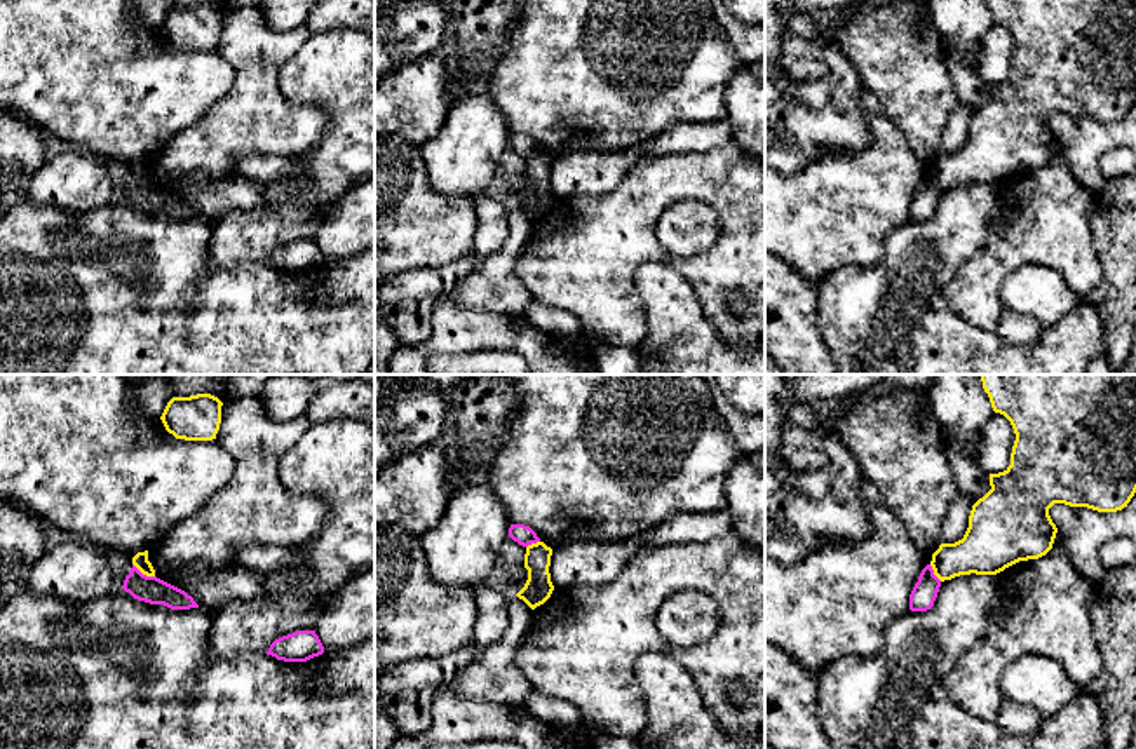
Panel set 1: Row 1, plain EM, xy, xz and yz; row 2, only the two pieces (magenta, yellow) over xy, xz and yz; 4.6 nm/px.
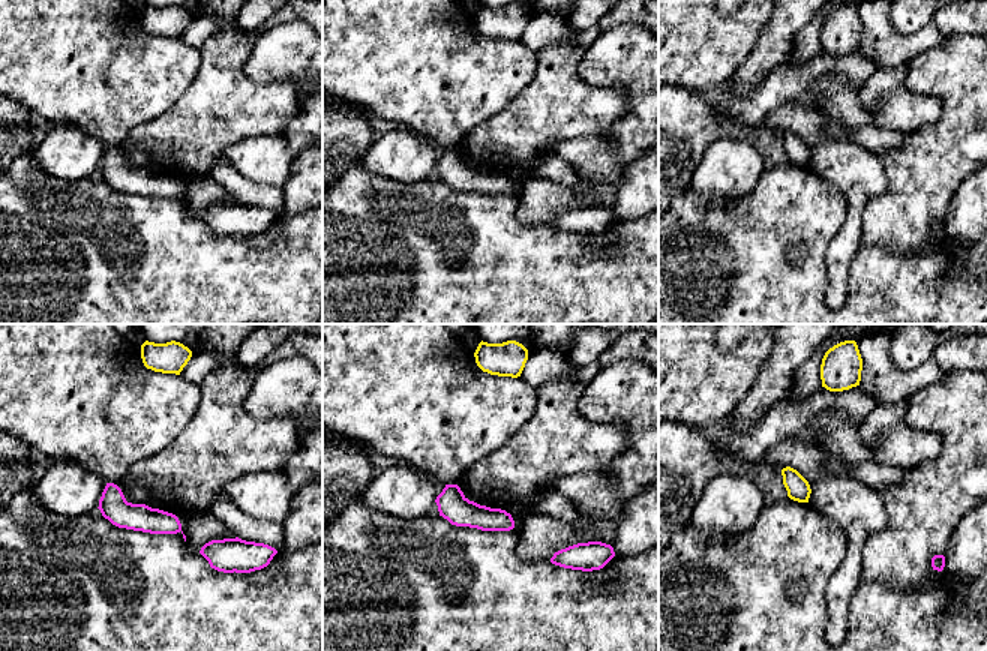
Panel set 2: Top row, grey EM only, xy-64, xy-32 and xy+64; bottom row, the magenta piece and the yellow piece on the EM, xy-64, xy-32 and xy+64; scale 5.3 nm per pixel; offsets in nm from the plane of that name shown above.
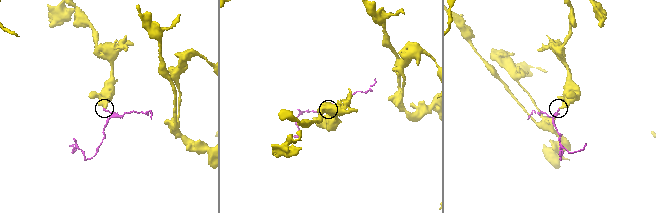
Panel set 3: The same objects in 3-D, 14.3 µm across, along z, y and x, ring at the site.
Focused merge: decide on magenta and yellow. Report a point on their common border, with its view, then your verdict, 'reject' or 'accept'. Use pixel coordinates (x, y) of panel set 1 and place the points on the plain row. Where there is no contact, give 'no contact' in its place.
xy (142, 183) | reject

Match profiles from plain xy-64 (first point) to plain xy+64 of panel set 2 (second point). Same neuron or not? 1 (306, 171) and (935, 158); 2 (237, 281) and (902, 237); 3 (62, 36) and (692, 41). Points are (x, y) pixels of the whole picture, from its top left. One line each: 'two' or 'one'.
1: two
2: two
3: one

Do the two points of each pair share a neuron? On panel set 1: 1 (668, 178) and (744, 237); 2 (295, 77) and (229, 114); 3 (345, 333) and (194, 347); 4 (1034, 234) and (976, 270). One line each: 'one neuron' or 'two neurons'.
1: one neuron
2: two neurons
3: one neuron
4: one neuron

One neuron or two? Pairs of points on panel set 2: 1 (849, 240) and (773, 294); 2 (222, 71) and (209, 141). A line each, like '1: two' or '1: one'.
1: two
2: one

